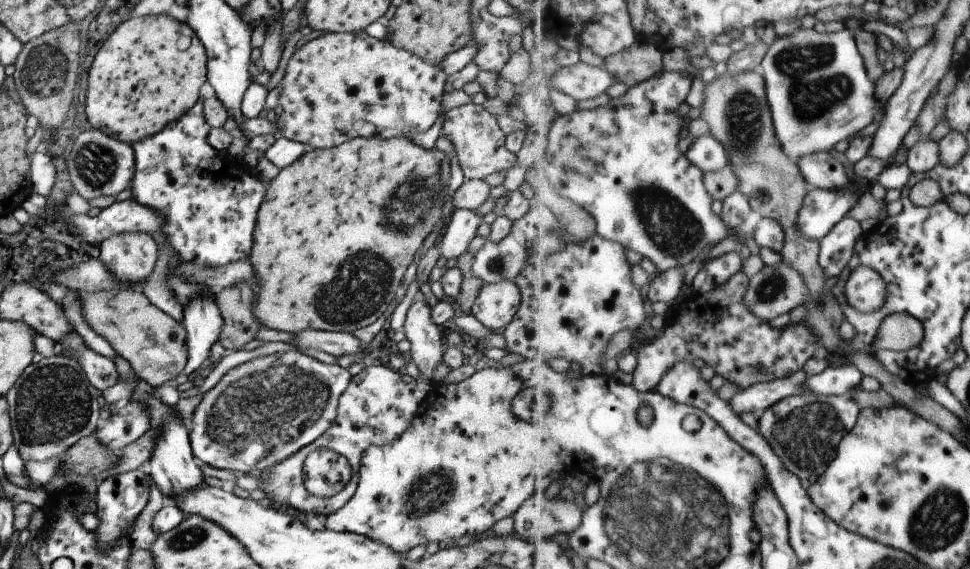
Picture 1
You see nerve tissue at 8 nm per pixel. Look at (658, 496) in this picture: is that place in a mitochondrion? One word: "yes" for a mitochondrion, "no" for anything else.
yes

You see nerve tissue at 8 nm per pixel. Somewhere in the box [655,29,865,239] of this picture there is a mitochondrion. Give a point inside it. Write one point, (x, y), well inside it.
(814, 87)

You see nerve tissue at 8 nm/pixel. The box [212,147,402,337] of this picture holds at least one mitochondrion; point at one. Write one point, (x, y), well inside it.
(358, 288)

